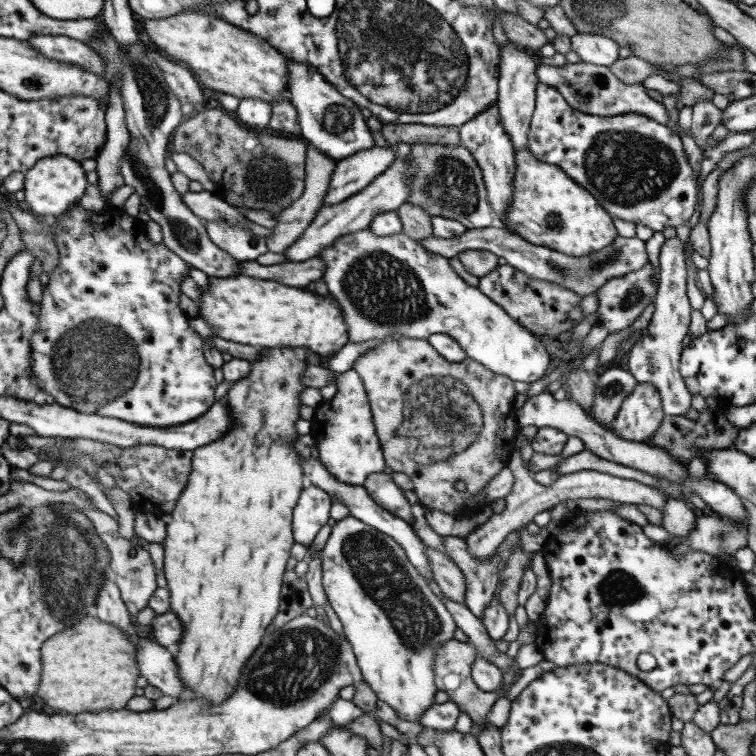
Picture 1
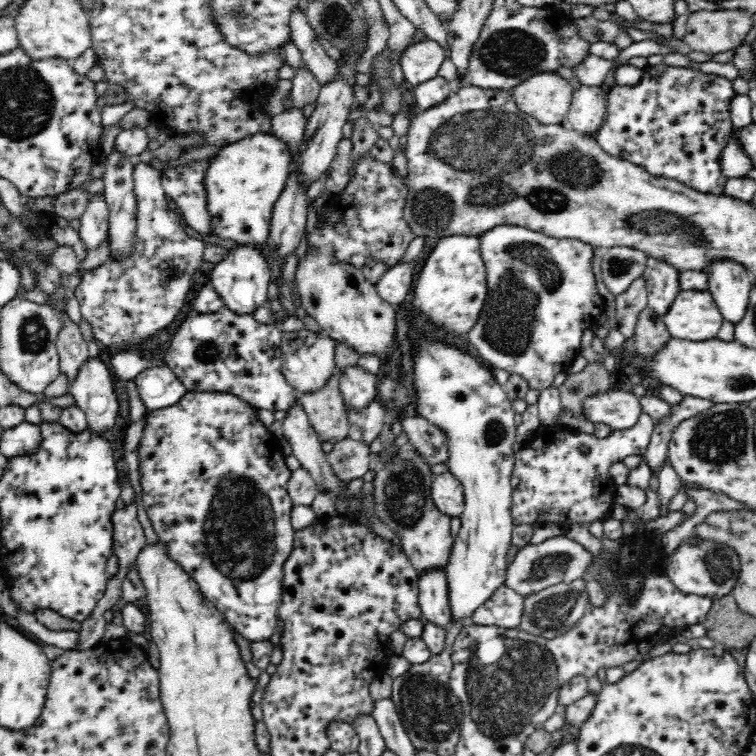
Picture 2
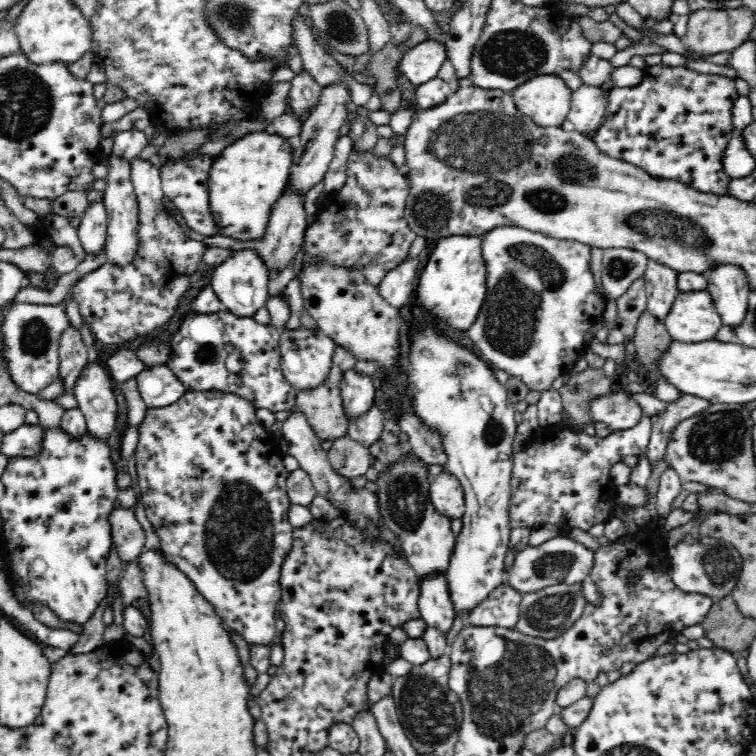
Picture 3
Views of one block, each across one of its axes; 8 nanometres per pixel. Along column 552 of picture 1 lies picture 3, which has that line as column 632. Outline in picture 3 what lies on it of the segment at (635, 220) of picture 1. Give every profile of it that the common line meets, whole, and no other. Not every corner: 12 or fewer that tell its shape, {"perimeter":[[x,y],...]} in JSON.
{"perimeter":[[646,67],[609,91],[606,157],[718,196],[736,80]]}

